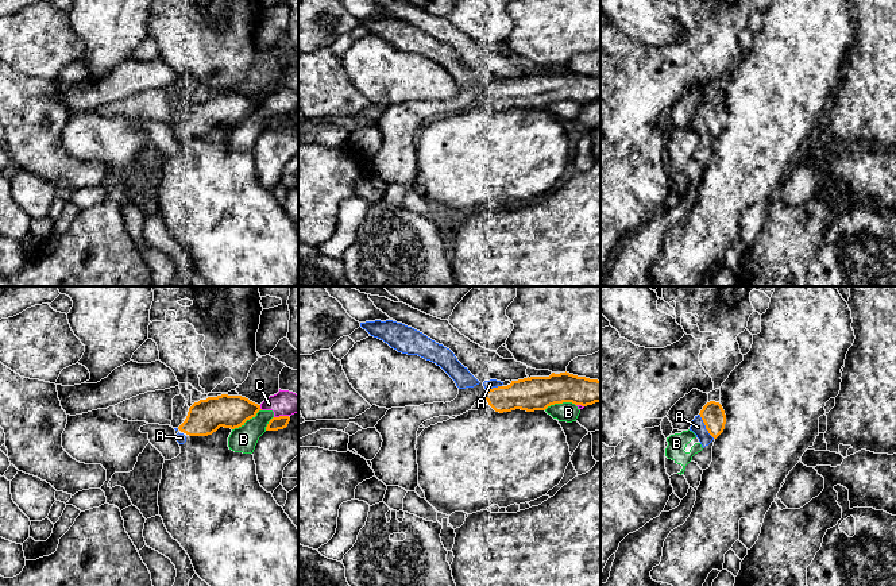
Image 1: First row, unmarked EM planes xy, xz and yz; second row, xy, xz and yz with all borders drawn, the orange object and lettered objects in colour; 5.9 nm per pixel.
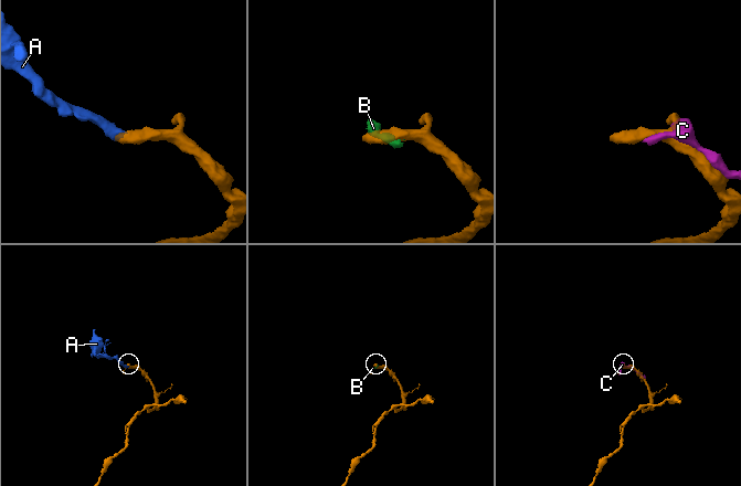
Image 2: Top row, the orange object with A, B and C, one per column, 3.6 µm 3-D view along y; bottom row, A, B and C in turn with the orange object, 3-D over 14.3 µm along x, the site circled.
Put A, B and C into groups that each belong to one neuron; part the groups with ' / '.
A / B C

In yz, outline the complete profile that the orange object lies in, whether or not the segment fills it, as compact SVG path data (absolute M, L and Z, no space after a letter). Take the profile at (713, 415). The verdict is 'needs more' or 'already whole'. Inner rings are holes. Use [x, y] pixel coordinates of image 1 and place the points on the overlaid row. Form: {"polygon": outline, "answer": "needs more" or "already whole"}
{"polygon": "M710 401L703 406L700 413L695 416L690 431L696 435L704 448L723 432L725 424L726 415L722 405L719 402Z", "answer": "needs more"}

